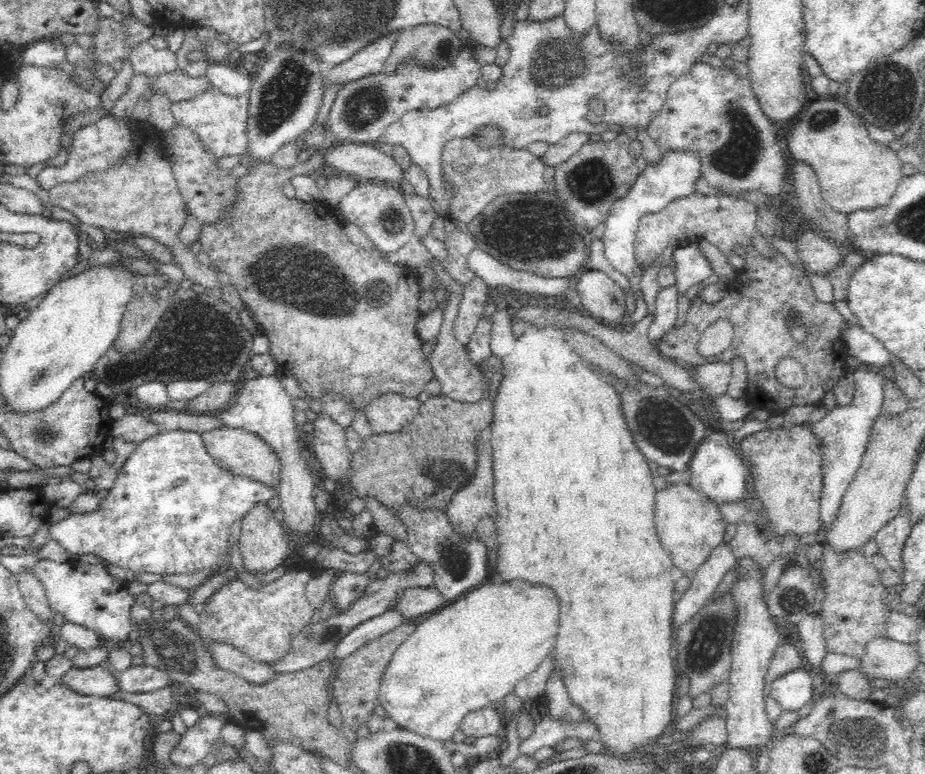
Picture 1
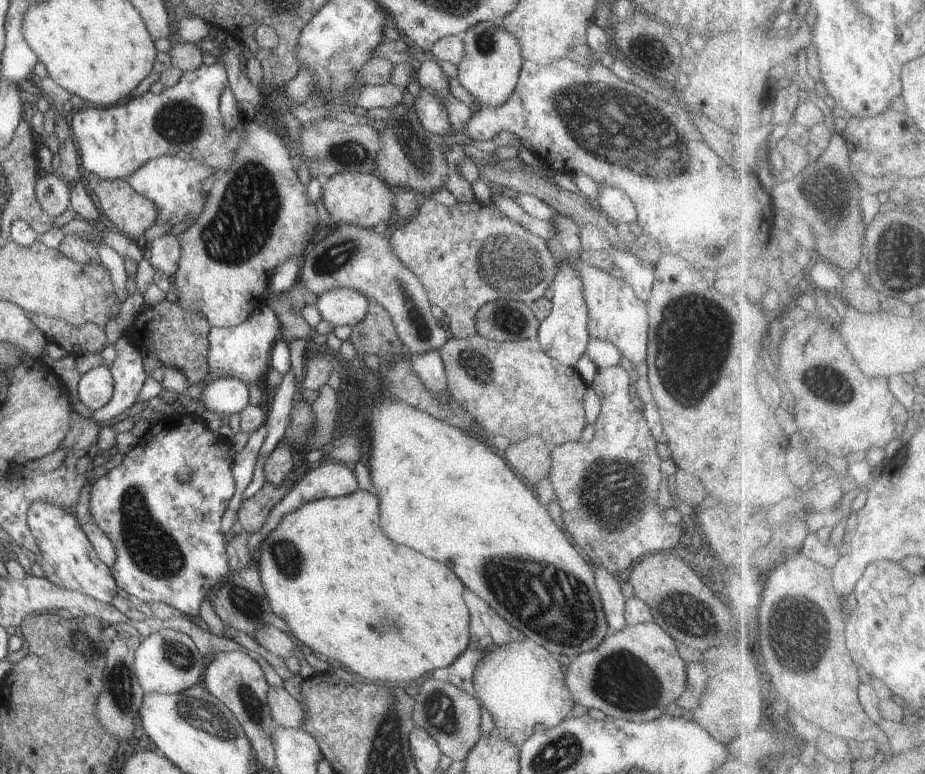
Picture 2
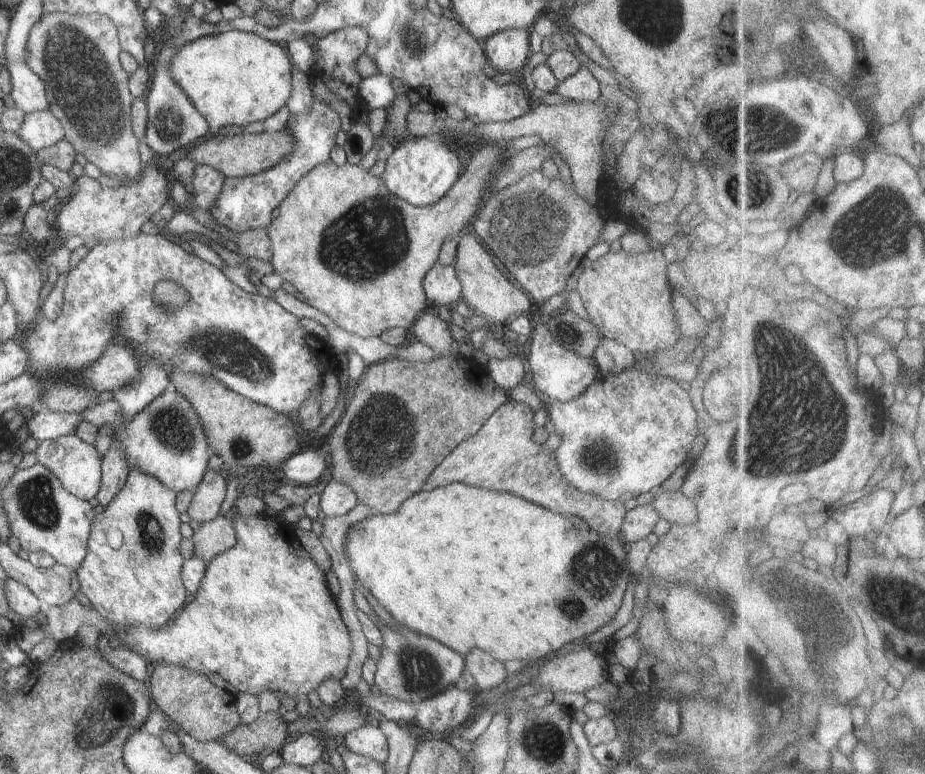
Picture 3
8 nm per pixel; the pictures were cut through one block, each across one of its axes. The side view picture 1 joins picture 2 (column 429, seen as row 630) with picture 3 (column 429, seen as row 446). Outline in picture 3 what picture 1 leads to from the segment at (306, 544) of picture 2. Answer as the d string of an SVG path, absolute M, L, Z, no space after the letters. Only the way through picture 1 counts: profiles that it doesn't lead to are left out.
M462 483L436 487L430 492L421 491L404 500L395 513L374 514L354 523L347 532L346 548L349 565L360 584L400 625L441 642L465 658L471 650L482 649L492 655L492 658L504 663L506 660L520 660L524 664L534 661L542 663L550 652L556 652L562 646L596 632L616 616L622 606L628 583L634 577L628 566L628 546L619 537L610 538L606 534L594 532L584 518L558 514L508 493L488 492Z

